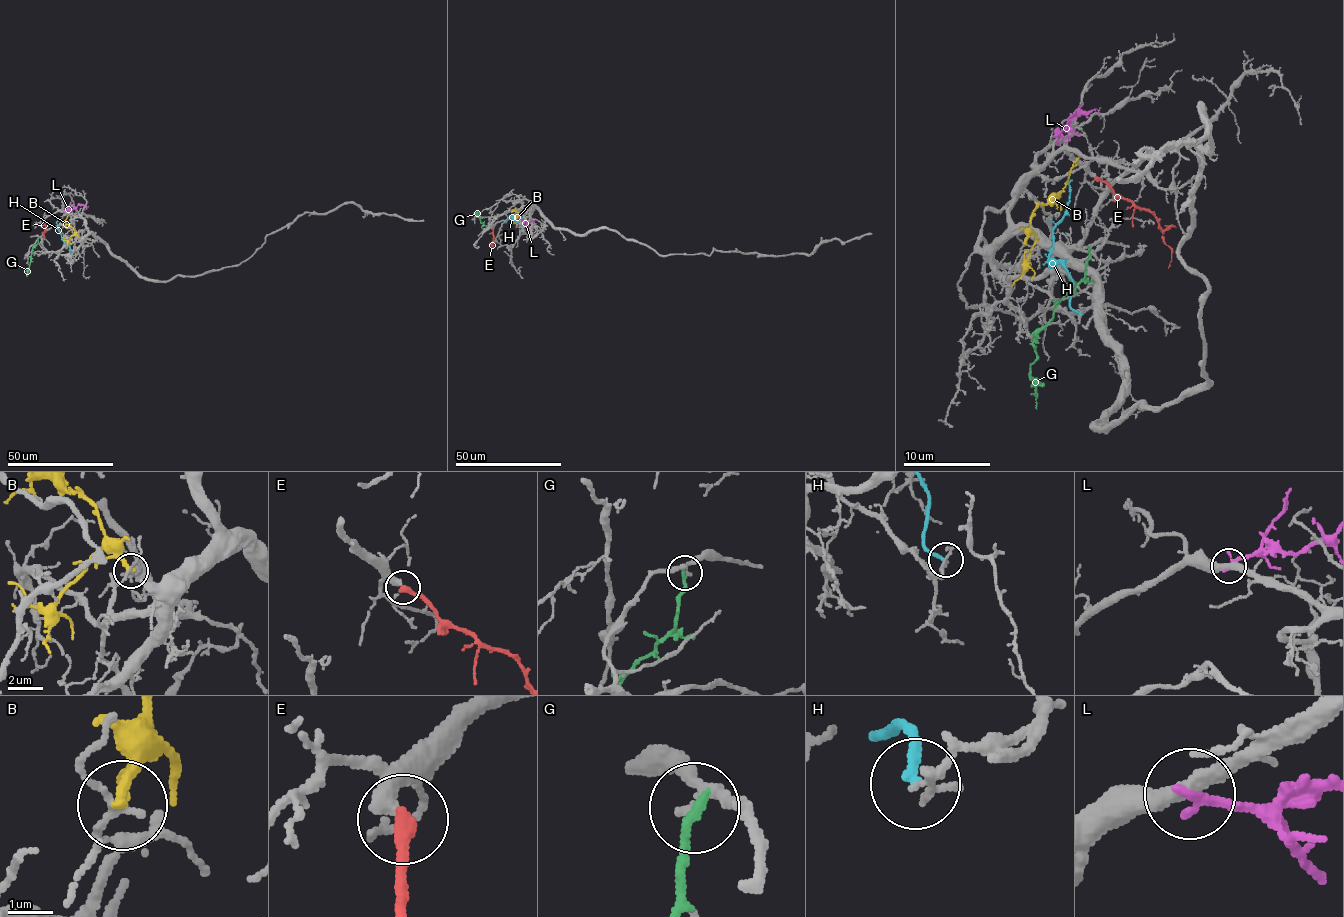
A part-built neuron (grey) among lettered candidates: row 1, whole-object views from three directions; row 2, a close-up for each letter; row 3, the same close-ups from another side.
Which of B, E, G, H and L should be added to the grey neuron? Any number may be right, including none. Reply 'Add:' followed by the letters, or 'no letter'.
Add: E

